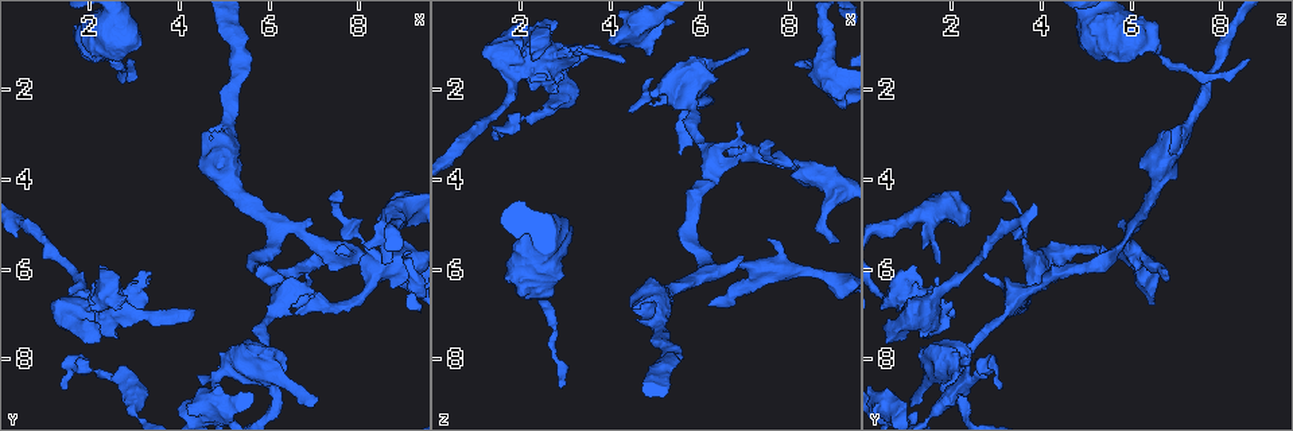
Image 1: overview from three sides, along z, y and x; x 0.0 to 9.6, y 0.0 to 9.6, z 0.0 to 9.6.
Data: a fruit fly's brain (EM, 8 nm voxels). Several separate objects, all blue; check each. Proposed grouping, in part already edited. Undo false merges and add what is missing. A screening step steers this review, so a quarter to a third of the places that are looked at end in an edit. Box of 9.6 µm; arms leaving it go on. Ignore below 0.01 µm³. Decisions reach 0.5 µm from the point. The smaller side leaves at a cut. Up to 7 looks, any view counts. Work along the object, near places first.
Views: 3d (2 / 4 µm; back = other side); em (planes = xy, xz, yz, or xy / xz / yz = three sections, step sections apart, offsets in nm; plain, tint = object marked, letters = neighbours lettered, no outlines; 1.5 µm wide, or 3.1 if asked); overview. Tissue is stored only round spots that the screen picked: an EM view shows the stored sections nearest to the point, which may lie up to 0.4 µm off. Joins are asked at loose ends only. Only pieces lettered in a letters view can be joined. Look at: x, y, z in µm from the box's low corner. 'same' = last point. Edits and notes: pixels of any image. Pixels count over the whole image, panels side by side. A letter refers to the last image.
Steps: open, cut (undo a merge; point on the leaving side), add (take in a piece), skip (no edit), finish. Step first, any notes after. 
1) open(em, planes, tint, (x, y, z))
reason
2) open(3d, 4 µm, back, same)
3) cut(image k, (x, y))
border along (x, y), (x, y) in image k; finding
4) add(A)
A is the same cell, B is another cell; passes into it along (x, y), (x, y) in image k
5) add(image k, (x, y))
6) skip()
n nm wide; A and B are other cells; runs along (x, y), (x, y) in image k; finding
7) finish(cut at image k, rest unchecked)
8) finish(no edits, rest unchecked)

open(3d, 2 µm, (2.60, 1.40, 6.85))
calibre changes

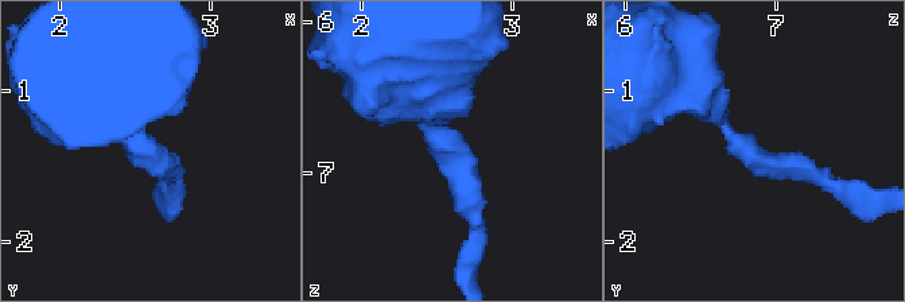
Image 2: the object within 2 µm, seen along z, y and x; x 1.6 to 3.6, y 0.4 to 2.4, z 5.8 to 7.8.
open(em, xz, step 4, letters, (2.62, 1.40, 6.86))
shape alone is not enough

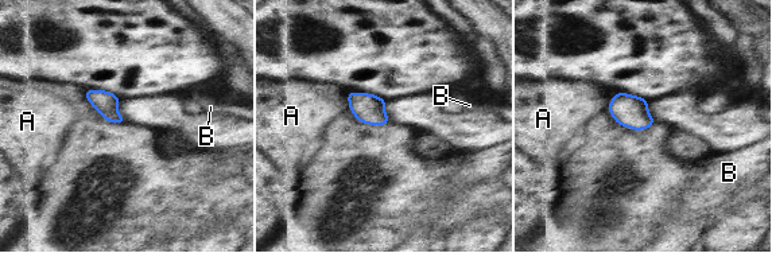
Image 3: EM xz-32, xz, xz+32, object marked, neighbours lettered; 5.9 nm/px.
open(em, planes, letters, same)
another direction

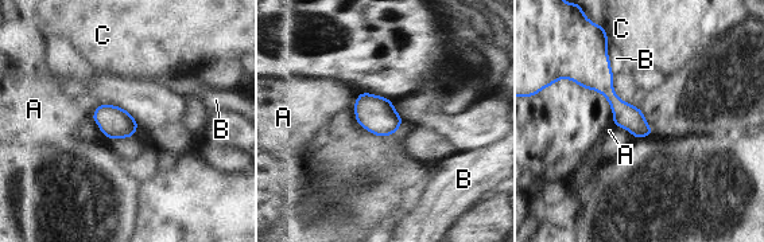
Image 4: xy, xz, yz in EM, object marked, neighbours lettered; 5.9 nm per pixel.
skip()
140 nm wide; A, B and C are other cells; runs along (597, 63), (608, 93), (647, 132) in image 4; one cell here

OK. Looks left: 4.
open(em, planes, plain, (1.40, 8.65, 3.10))
an open end

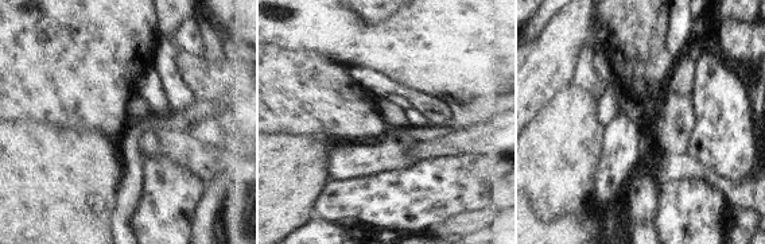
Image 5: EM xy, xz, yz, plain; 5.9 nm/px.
open(em, planes, tint, same)
with the object marked

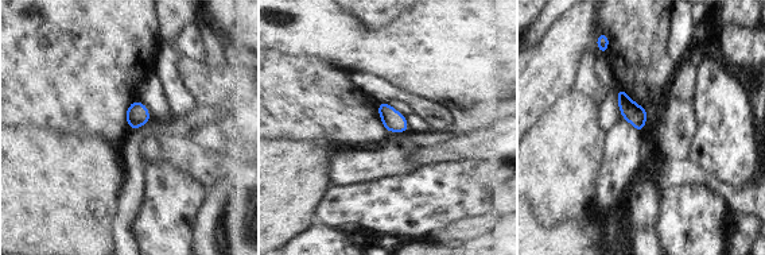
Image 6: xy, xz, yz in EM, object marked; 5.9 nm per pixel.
open(em, planes, letters, same)

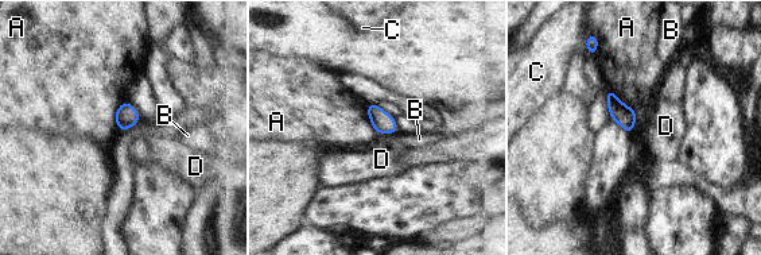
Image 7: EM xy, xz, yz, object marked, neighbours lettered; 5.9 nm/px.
skip()
A, B, C and D are other cells; none of them fits

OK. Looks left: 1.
finish(no edits, rest unchecked)

